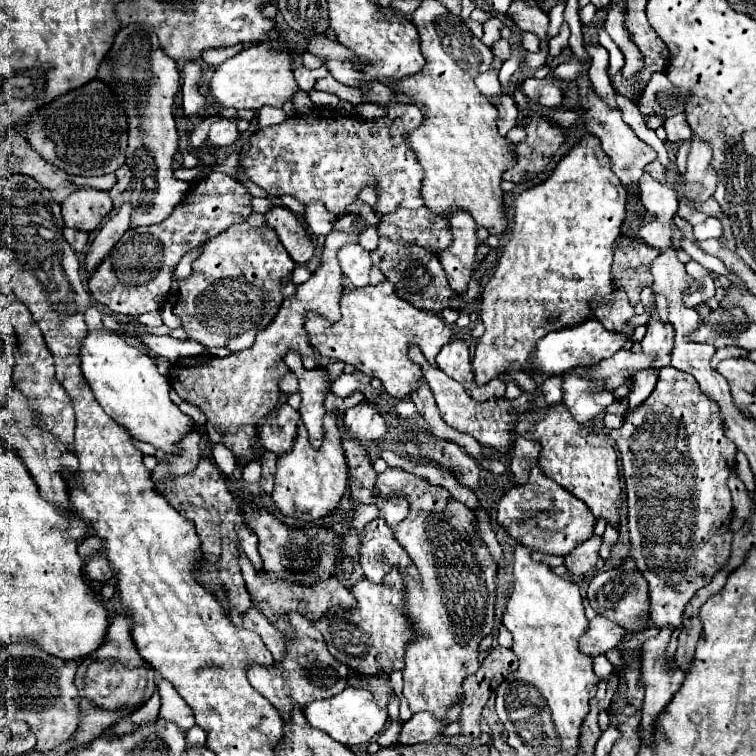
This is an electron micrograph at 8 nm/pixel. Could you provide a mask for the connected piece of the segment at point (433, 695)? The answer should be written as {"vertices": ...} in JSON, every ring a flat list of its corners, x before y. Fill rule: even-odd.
{"vertices":[[388,467,378,475,374,485,374,495,378,497,406,497,410,503,408,517,394,527,394,537,400,541,400,547,414,561,420,581,402,573,404,579,404,607,406,617,412,625,412,641,406,649,406,667,404,667,404,697,408,699,410,711,430,711,436,717,444,719,448,705,460,697,462,679,470,673,476,673,480,667,478,645,494,627,494,599,496,599,496,559,488,551,488,545,480,537,476,515,460,501,456,501,444,487,432,485,430,481,408,473,398,467]]}

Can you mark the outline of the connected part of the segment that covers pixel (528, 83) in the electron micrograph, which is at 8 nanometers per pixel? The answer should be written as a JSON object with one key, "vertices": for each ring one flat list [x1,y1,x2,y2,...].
{"vertices":[[534,75,526,77,522,81,522,91,536,103,548,107,548,109,556,109,560,103,562,103,562,89,560,89,560,83,552,77,546,77,546,79,536,79]]}

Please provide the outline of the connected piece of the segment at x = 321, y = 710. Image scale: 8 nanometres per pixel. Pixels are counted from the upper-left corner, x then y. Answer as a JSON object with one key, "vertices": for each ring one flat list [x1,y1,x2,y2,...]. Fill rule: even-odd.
{"vertices":[[346,687,342,693,330,699,312,701,304,707,304,717,310,727,316,727,328,733,334,741,342,745,350,745,350,747,368,743,376,733,380,733,386,725,386,715,388,715,386,707,378,707,370,691,356,689,356,687]]}

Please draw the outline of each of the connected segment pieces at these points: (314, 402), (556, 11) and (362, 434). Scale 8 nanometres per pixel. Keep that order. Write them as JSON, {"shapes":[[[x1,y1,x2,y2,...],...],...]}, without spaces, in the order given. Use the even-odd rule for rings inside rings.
{"shapes":[[[288,353,284,357,286,365,292,369,292,373,296,375,300,389,298,393,302,395,302,405,300,405,300,417,302,423,306,425,308,433,310,433,310,443,314,447,322,445,322,417,324,417,324,395,330,389,332,379,328,377,328,373,324,369,304,369,300,355,298,353]],[[558,1,552,9,550,9,550,13,548,13,548,17,550,17,550,29,548,29,548,33,550,33,550,37,554,37,554,35,558,35,558,31,560,31,560,25,562,25,562,21,564,21,564,7,566,7,566,3,564,1]],[[366,401,344,413,344,427,348,437,356,439,364,447,372,445,376,439,380,439,386,433,384,417,378,413,378,409,372,403]]]}

